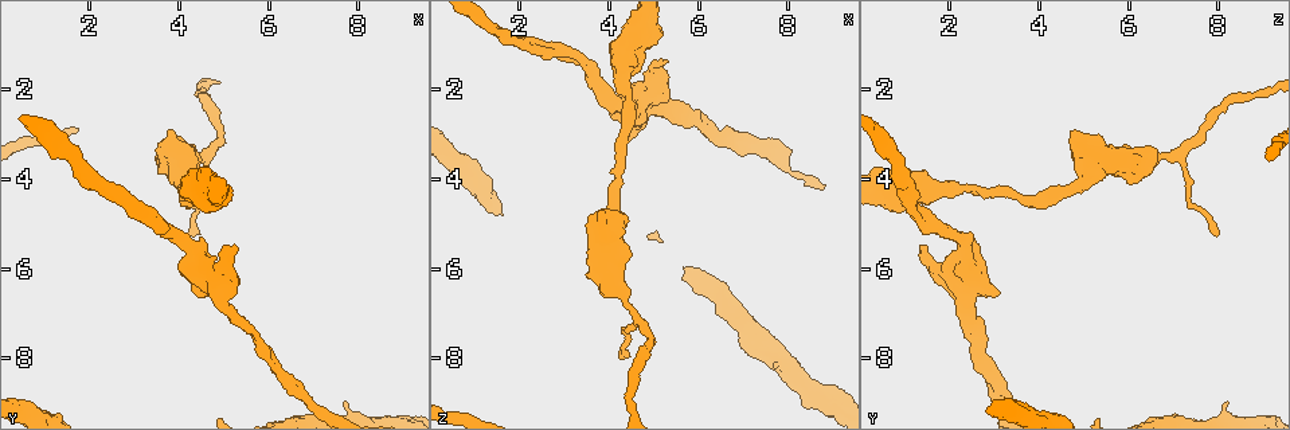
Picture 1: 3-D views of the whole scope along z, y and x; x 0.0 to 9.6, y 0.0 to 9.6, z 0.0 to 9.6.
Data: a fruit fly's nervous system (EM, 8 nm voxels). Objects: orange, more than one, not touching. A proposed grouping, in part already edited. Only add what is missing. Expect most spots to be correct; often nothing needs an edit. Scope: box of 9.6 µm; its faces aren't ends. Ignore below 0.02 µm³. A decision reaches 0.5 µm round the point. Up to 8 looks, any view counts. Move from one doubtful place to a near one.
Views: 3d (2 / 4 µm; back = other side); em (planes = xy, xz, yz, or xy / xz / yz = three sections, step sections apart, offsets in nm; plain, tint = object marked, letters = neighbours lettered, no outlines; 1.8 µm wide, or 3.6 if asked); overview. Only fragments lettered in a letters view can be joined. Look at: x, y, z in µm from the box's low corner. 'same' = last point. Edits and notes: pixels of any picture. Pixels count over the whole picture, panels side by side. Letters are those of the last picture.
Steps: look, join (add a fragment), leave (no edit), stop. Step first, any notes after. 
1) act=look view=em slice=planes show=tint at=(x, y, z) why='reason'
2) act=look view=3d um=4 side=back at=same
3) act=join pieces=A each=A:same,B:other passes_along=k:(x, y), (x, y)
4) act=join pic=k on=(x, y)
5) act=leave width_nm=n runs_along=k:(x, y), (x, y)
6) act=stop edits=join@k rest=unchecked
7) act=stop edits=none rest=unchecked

act=look view=em slice=planes show=letters at=(4.30, 5.20, 8.00) why='branch stops here'

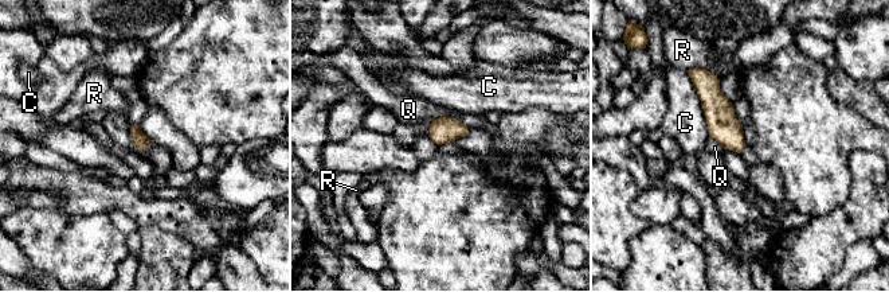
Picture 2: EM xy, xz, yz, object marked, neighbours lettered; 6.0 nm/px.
act=leave longest_contact=C:420nm each=C:other,Q:other,R:other border=2:(433, 119), (455, 117), (469, 128) found='no lettered fragment goes on from it'

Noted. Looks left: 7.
act=look view=em um=3.6 slice=planes show=letters at=(4.65, 3.45, 7.15) why='sudden change in width'

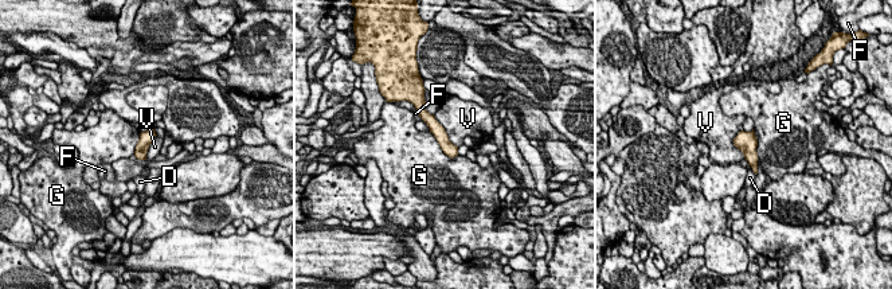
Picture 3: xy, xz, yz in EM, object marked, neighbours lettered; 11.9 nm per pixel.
act=leave width_nm=160 longest_contact=V:500nm each=D:other,F:other,G:other,V:other found='no lettered fragment goes on from it'

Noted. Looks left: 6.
act=look view=em slice=planes show=letters at=(5.30, 5.55, 1.35) why='free end'

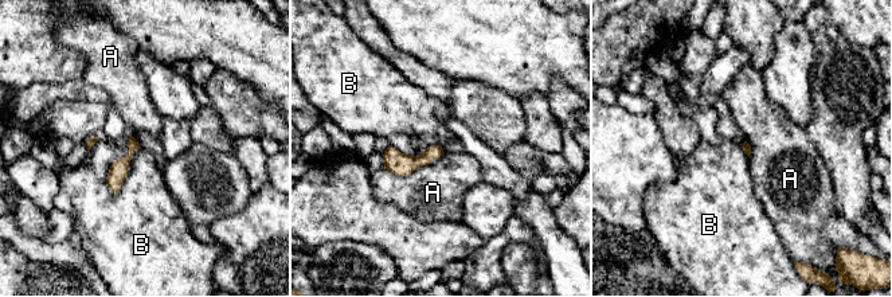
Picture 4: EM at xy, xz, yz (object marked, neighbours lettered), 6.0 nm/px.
act=leave each=A:other,B:other border=4:(140, 147), (122, 186), (113, 194) found='no lettered fragment goes on from it'

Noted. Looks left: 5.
act=stop edits=none rest=unchecked

